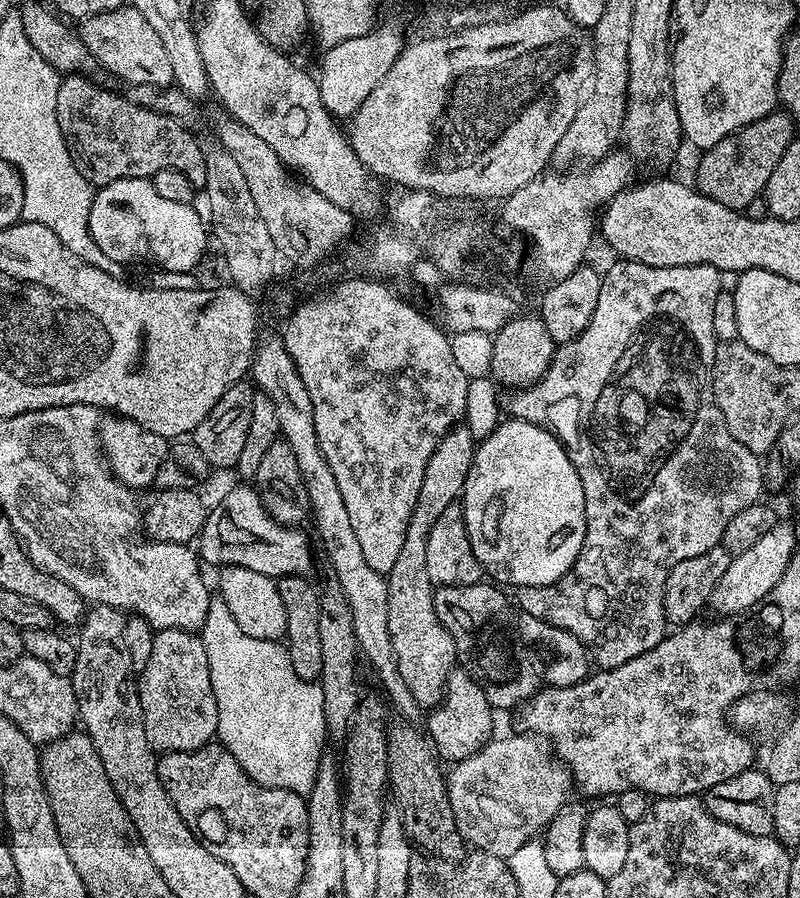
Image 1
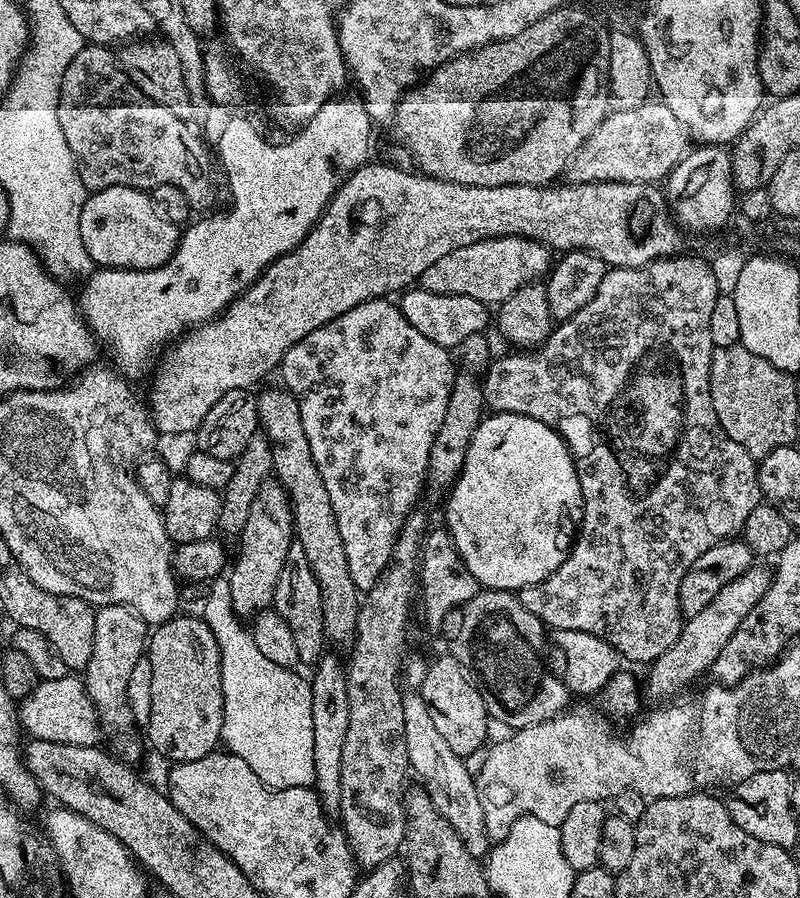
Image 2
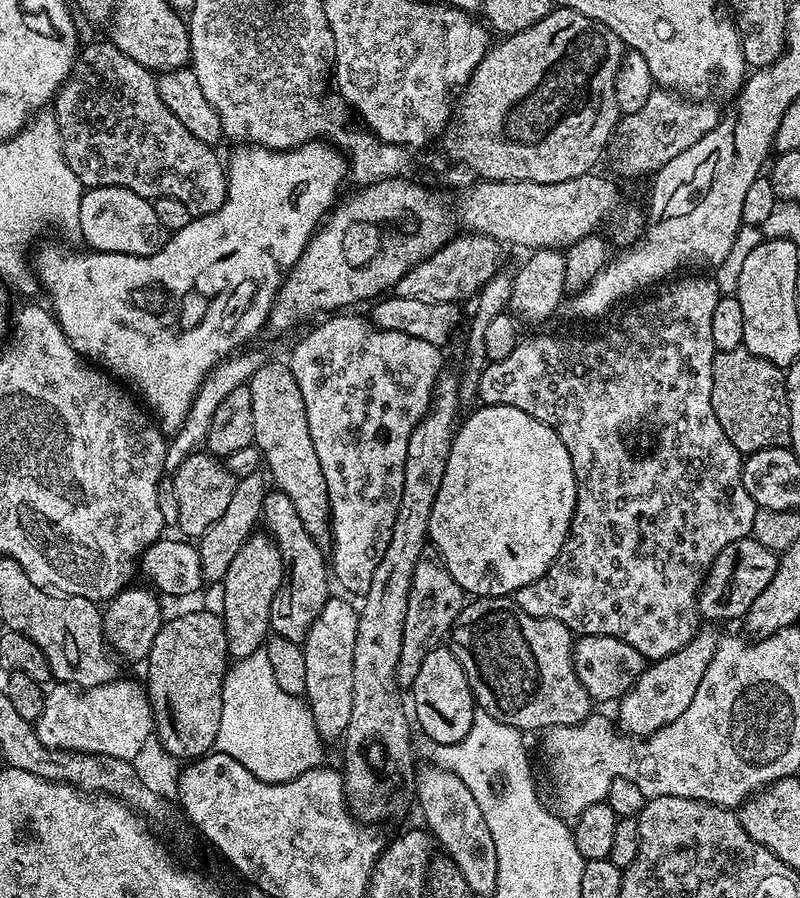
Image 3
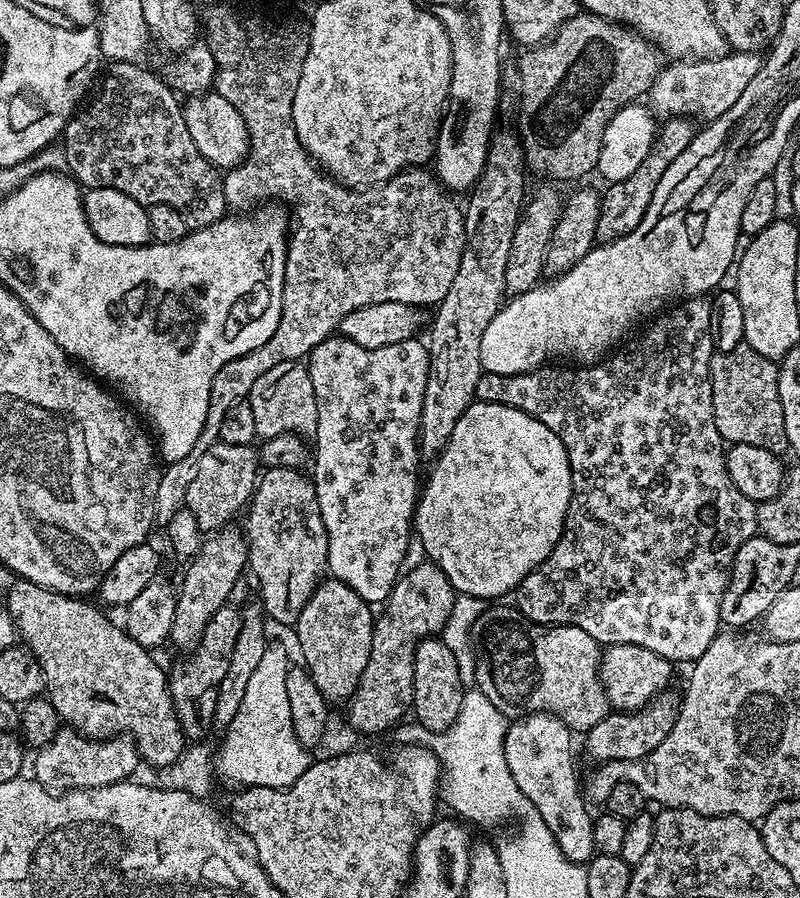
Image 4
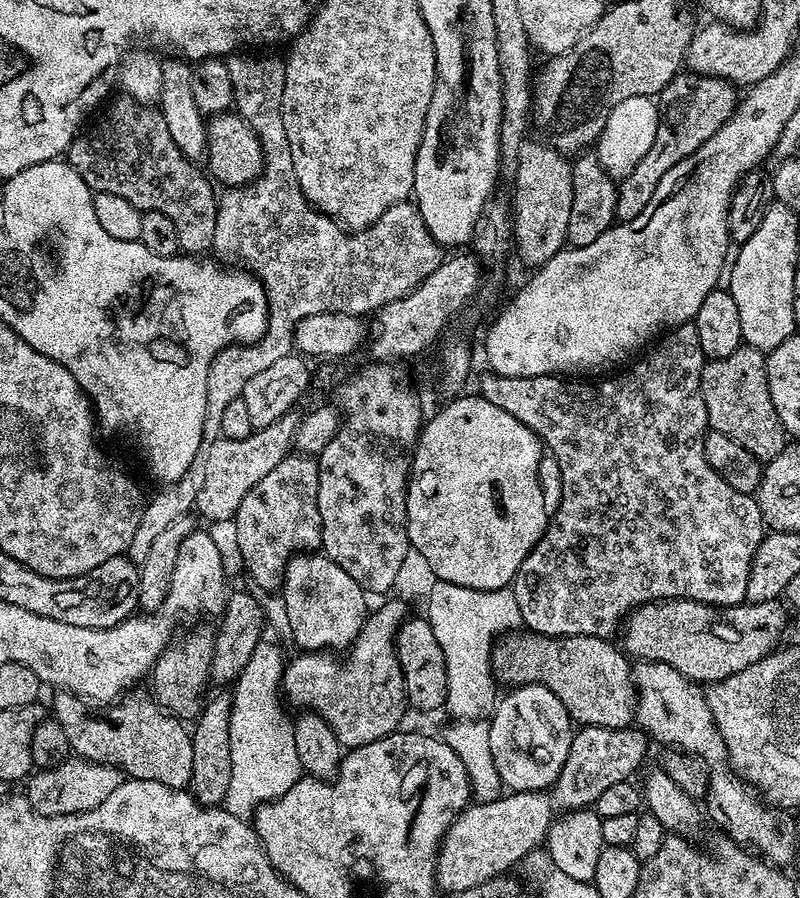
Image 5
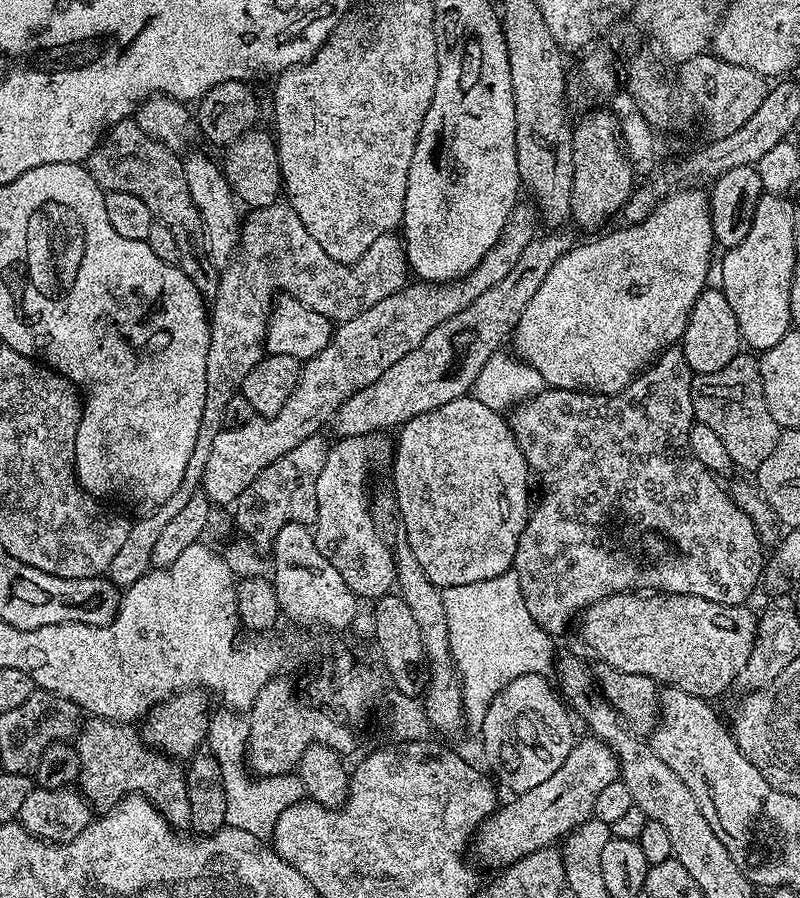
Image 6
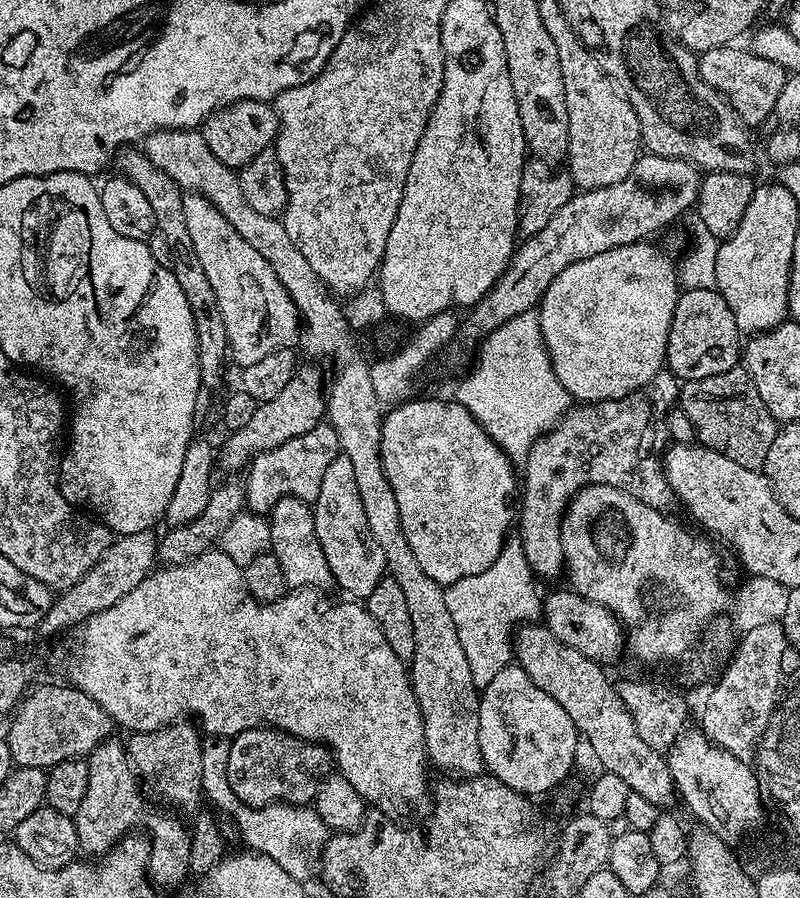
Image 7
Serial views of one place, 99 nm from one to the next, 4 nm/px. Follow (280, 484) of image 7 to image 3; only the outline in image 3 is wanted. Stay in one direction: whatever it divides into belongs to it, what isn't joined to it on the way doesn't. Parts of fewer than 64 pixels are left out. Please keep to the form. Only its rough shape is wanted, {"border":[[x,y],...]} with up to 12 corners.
{"border":[[264,499],[267,535],[284,559],[270,629],[303,645],[330,599],[325,549],[294,502]]}

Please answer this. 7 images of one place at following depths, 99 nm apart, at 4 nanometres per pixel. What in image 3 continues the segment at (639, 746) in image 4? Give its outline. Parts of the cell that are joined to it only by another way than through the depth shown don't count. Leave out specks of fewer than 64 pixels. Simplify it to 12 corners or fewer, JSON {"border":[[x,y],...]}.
{"border":[[718,632],[651,661],[620,697],[618,724],[652,736],[689,708]]}

